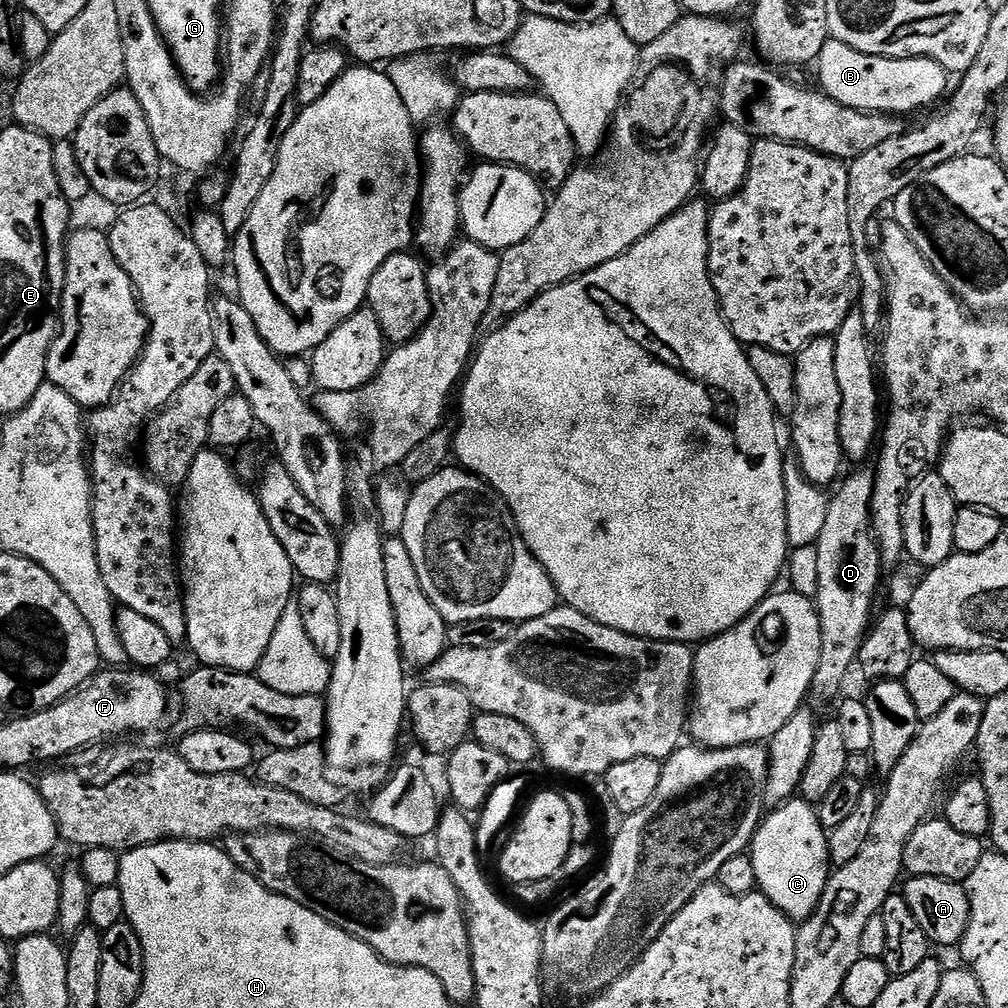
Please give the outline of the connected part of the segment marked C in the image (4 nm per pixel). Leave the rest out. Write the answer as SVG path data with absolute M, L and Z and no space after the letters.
M793 798L771 811L761 820L756 836L750 845L750 855L754 862L756 887L763 892L764 897L770 901L782 914L786 914L793 922L808 920L820 905L822 894L828 885L830 875L830 861L828 858L828 832L820 825L816 808L803 798Z

